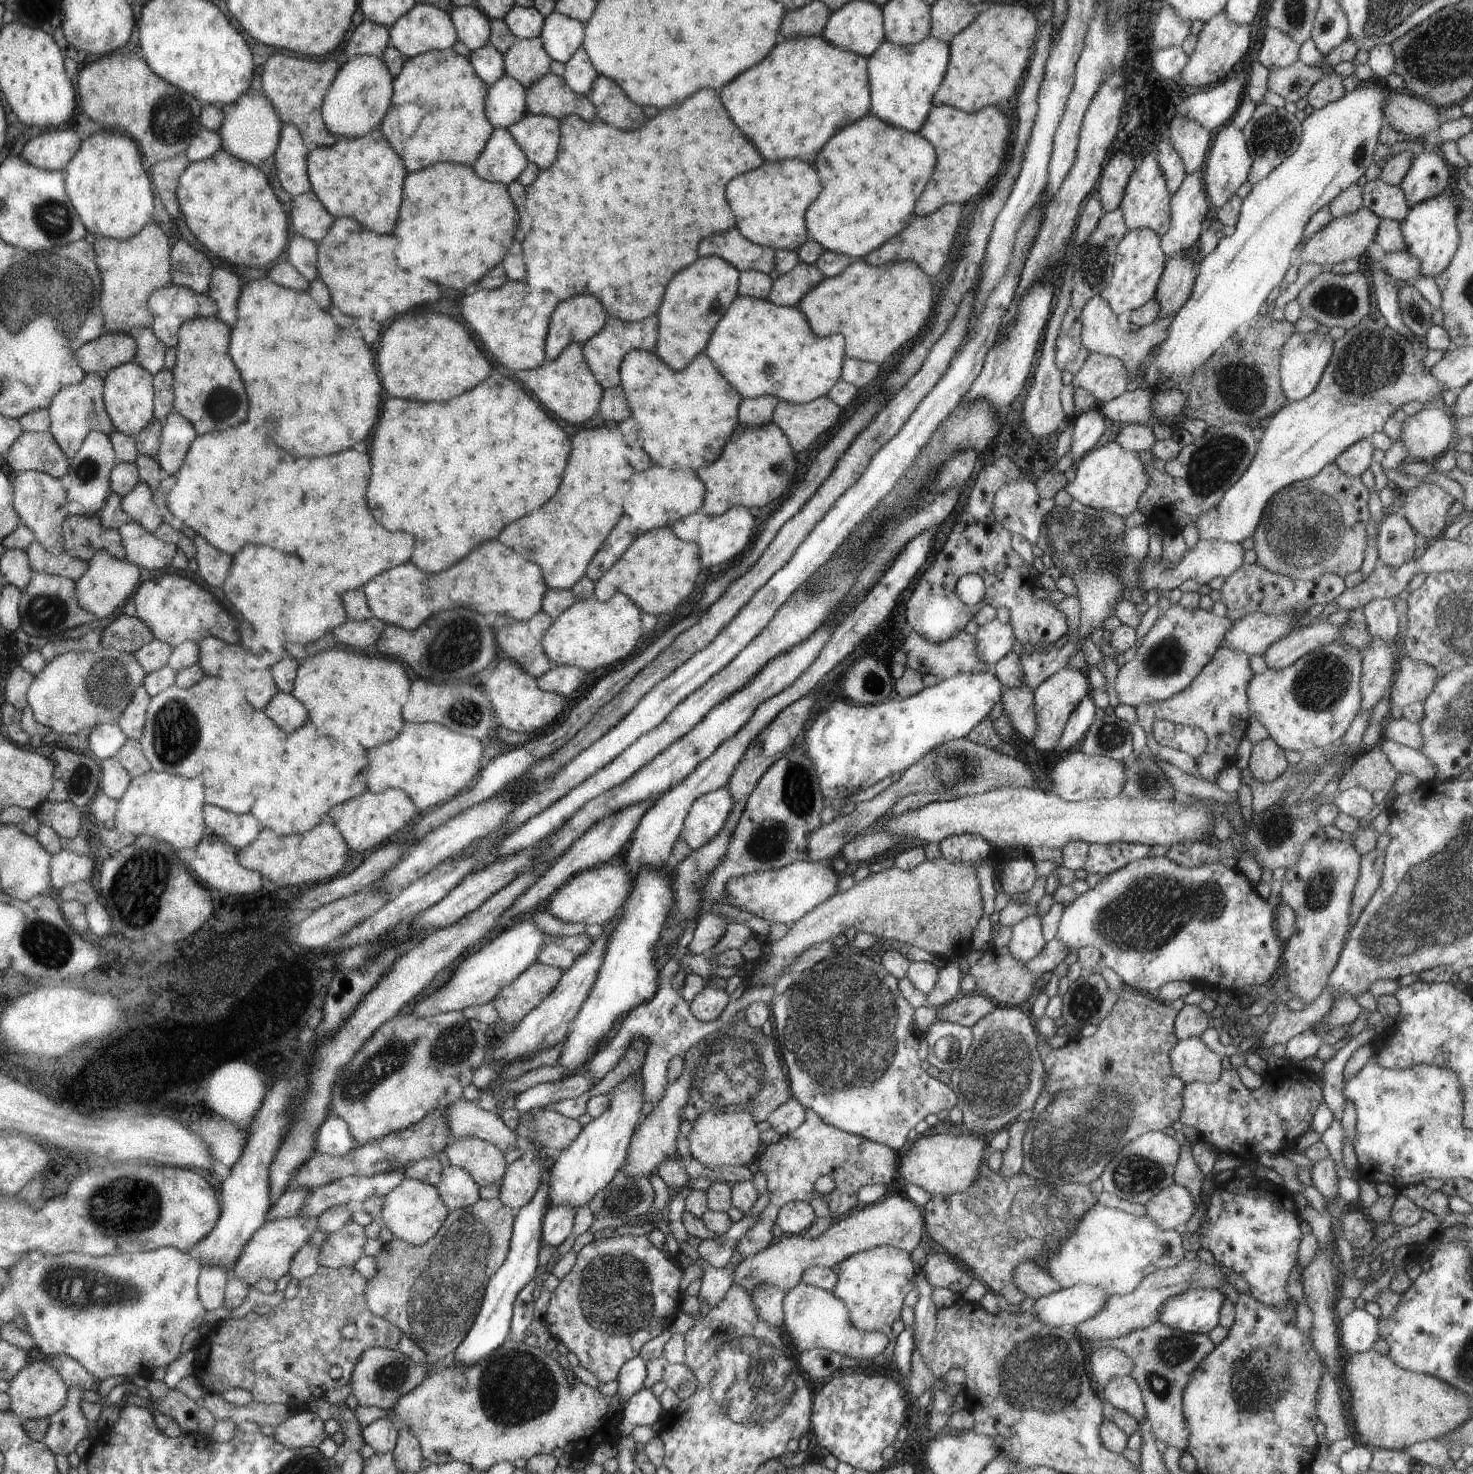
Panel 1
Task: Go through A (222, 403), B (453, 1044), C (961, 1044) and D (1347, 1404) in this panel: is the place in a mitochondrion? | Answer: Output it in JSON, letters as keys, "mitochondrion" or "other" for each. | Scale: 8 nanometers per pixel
{"A":"mitochondrion","B":"mitochondrion","C":"mitochondrion","D":"other"}

